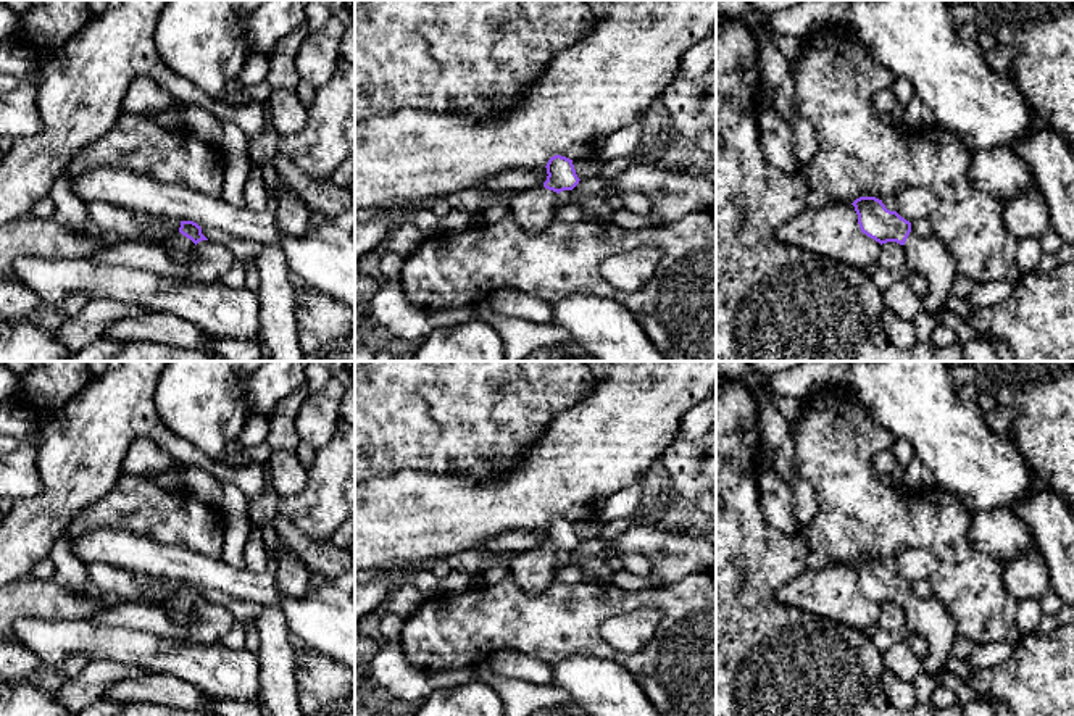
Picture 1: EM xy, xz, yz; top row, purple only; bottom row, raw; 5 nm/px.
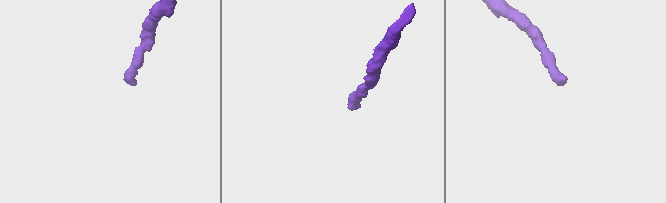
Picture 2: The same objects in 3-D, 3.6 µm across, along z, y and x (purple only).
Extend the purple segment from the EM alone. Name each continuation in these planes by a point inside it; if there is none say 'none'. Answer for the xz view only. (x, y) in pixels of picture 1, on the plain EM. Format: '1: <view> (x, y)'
1: xz (534, 571)

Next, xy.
1: xy (176, 608)

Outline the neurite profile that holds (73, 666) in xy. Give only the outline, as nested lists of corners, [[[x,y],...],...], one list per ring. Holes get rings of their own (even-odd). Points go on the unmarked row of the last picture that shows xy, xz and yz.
[[[85,655],[69,656],[65,663],[56,666],[56,672],[63,681],[77,677],[90,660]]]

